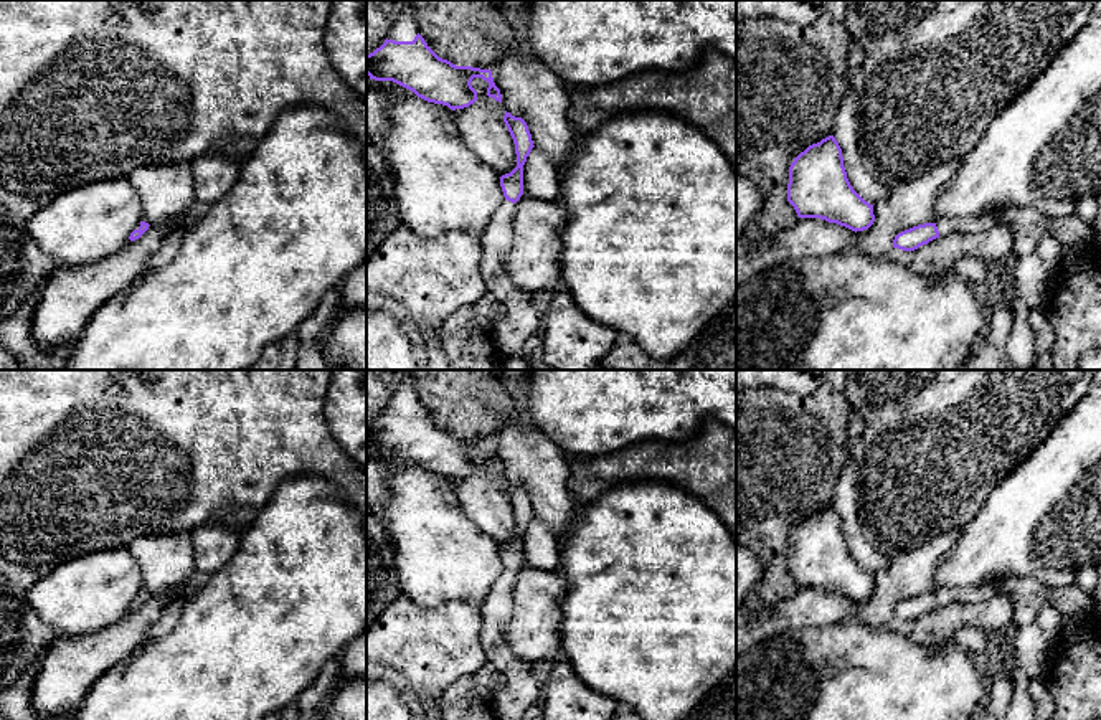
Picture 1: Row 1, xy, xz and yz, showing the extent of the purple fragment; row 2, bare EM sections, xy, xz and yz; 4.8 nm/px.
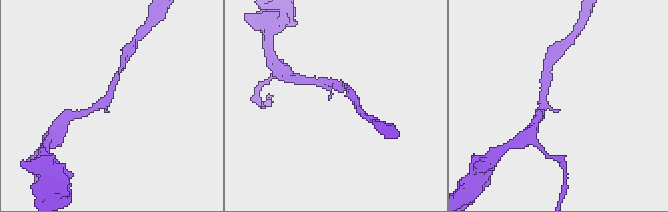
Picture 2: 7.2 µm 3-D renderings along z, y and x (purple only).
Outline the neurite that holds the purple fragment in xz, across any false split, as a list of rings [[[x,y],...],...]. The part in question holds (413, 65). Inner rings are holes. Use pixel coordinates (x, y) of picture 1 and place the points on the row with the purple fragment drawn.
[[[408,7],[391,26],[385,43],[366,54],[366,74],[375,81],[393,81],[418,97],[452,111],[477,101],[477,91],[470,83],[474,78],[482,78],[489,83],[487,96],[502,102],[490,69],[456,66],[428,46],[419,35],[413,7]]]

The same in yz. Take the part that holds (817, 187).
[[[834,135],[809,145],[789,167],[787,201],[799,218],[820,218],[852,231],[868,230],[873,205],[850,185],[842,149]]]

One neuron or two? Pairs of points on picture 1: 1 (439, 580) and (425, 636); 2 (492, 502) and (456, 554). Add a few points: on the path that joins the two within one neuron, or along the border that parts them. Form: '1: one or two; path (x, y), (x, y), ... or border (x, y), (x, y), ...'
1: two; border (403, 593), (423, 608), (471, 605)
2: two; border (454, 491), (466, 514), (499, 547)

